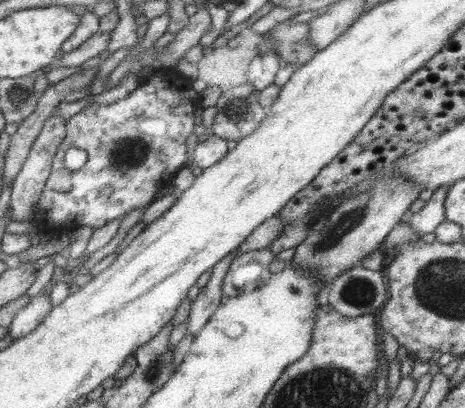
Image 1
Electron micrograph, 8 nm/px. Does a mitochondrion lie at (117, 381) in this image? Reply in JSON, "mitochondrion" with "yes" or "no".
{"mitochondrion":"no"}

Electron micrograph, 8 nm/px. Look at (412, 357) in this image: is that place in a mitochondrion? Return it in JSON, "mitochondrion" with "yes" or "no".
{"mitochondrion":"no"}

